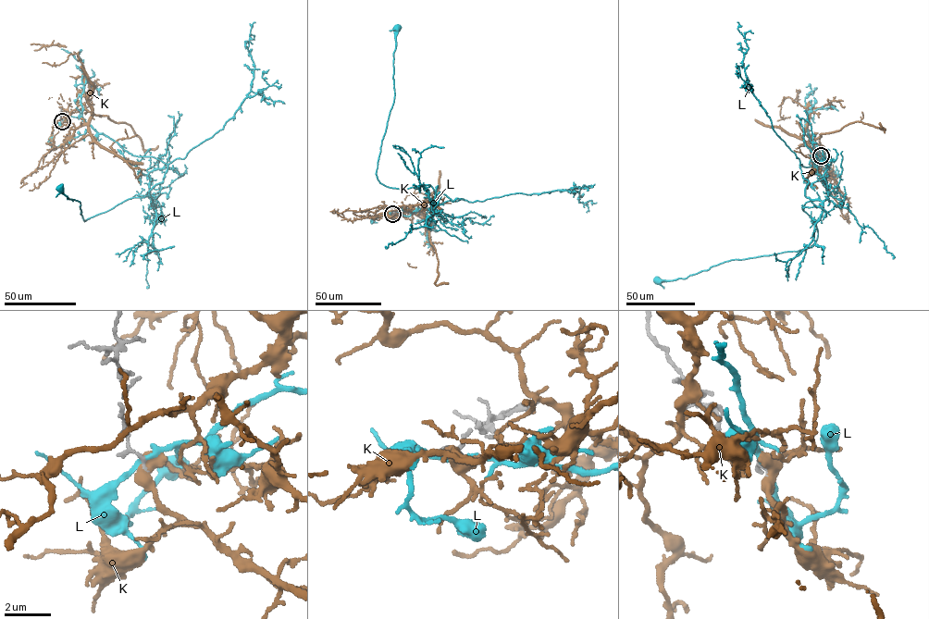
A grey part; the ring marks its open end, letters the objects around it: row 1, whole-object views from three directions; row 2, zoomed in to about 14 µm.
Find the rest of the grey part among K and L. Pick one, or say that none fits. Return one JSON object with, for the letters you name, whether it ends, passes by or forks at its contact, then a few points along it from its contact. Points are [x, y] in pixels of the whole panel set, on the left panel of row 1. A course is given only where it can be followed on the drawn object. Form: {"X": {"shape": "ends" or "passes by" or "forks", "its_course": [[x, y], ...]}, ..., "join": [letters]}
{"K": {"shape": "passes by", "its_course": [[62, 121], [77, 129], [92, 114], [77, 54], [59, 65], [43, 62], [45, 46], [66, 46]]}, "join": ["K"]}

